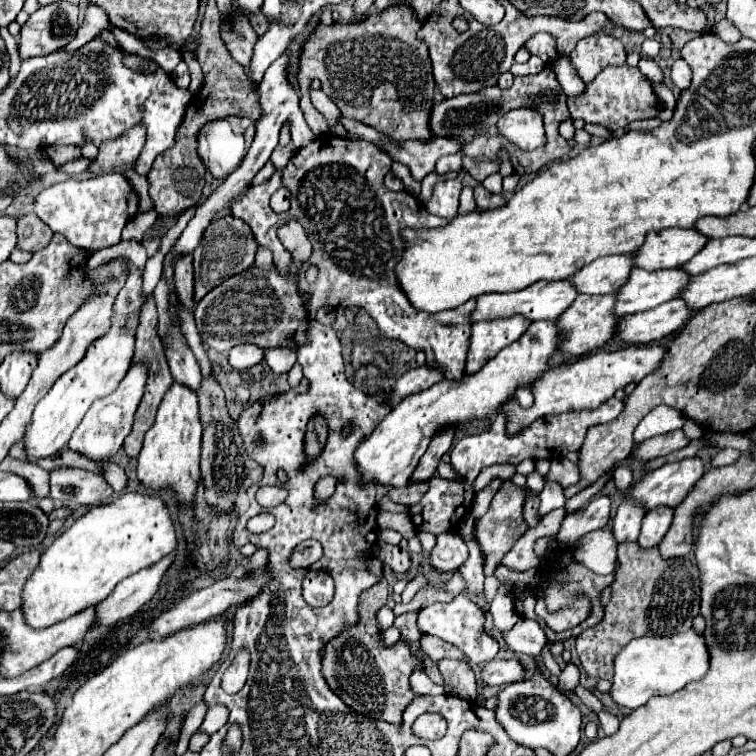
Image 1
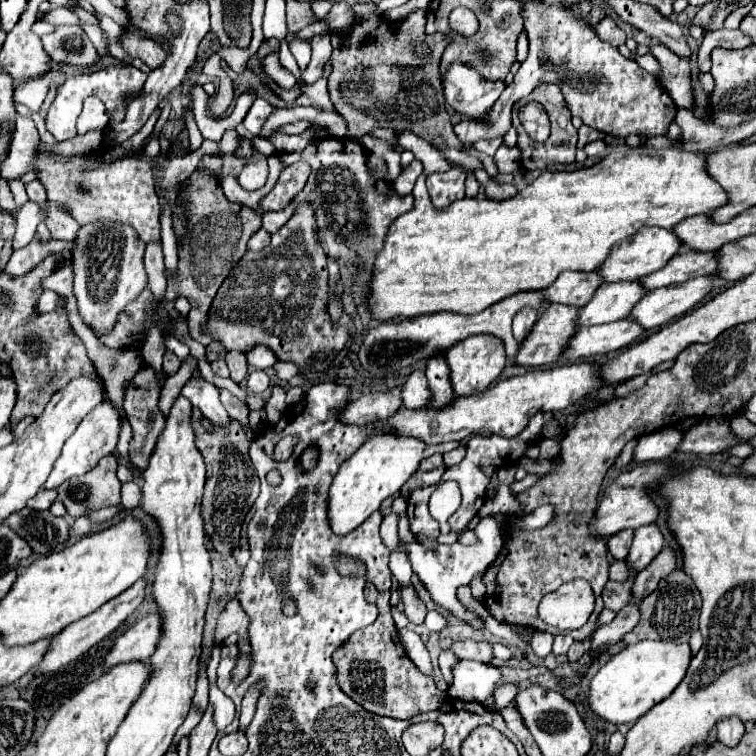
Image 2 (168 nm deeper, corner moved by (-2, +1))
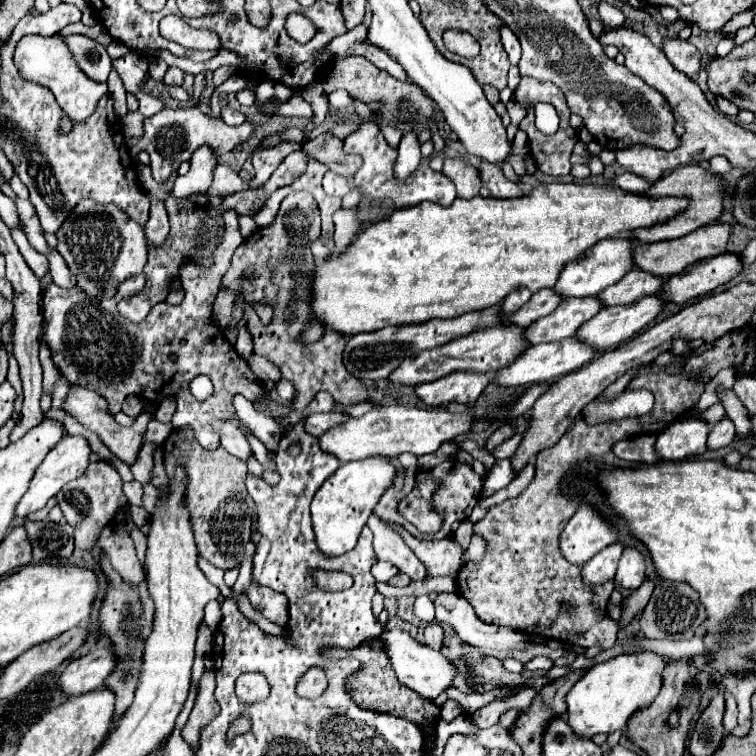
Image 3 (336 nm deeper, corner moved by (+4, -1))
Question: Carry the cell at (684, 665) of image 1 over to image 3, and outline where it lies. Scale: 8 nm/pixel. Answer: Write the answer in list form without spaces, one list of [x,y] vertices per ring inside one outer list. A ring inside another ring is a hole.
[[[644,651],[640,655],[618,655],[592,667],[566,695],[566,723],[578,737],[592,739],[598,733],[614,733],[626,727],[630,715],[648,707],[660,691],[660,673],[664,659],[658,653]]]

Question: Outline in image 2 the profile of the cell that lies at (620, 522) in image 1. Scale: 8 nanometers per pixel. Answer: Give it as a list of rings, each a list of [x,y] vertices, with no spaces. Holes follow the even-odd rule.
[[[624,529],[622,533],[616,533],[614,537],[610,537],[608,541],[608,547],[610,547],[610,553],[614,555],[614,559],[626,559],[626,553],[630,551],[630,541],[634,537],[634,531],[632,529]]]

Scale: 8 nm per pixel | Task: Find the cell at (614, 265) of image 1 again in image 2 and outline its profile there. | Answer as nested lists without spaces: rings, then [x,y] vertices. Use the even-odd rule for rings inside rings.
[[[564,271],[548,289],[544,289],[544,295],[550,303],[568,303],[582,307],[586,301],[590,301],[594,289],[598,289],[602,283],[604,281],[598,277],[598,271]]]

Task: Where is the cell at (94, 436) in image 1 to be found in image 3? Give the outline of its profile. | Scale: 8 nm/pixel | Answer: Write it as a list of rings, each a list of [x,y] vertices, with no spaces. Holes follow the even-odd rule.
[[[66,437],[60,443],[56,443],[56,447],[52,447],[52,451],[44,457],[44,461],[40,463],[40,467],[36,469],[28,491],[24,493],[24,497],[16,505],[16,515],[14,515],[14,521],[12,521],[10,527],[20,525],[28,517],[28,513],[34,513],[34,511],[42,509],[48,503],[48,499],[54,497],[66,483],[70,483],[70,481],[78,479],[80,475],[84,475],[88,463],[90,463],[88,461],[90,453],[92,453],[92,449],[88,447],[88,443],[86,443],[84,437]]]

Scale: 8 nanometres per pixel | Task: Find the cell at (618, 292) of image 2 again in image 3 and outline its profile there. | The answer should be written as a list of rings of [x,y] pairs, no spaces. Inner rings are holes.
[[[570,297],[562,301],[564,303],[560,303],[556,311],[552,311],[546,317],[540,317],[536,323],[526,327],[524,339],[528,345],[540,345],[572,337],[582,323],[592,319],[602,309],[598,297],[584,297],[584,299]]]

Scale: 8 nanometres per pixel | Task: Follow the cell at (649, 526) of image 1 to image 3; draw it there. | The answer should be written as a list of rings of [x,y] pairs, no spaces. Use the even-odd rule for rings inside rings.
[[[626,547],[622,553],[622,559],[620,559],[614,583],[618,583],[618,587],[622,587],[622,589],[634,591],[644,583],[644,579],[646,579],[644,571],[646,571],[646,567],[644,567],[644,557],[640,555],[640,551]]]

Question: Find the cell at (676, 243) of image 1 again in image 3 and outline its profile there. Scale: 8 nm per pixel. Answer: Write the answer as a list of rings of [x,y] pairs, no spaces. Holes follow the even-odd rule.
[[[610,237],[610,239],[598,241],[594,247],[584,251],[584,255],[580,255],[580,259],[574,259],[572,263],[568,263],[568,267],[564,267],[564,271],[560,273],[560,279],[554,285],[554,291],[560,297],[598,295],[606,287],[618,283],[632,269],[632,247],[634,247],[632,239],[612,239]]]

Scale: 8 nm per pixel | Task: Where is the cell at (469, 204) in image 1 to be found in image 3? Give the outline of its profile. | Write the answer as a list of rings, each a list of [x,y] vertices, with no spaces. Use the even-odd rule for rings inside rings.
[[[446,159],[442,173],[448,175],[448,179],[452,179],[452,183],[456,185],[458,197],[470,199],[476,197],[482,189],[482,179],[478,169],[470,163],[464,163],[462,159]]]

